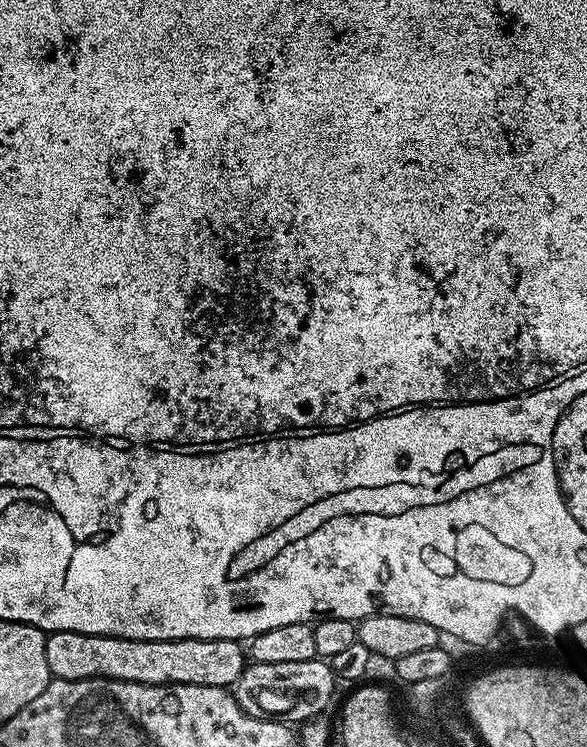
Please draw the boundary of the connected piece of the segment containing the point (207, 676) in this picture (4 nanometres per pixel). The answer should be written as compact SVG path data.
M53 632L46 639L46 662L48 671L55 679L58 680L95 680L98 676L105 676L107 680L125 680L126 682L138 682L139 684L197 684L198 686L218 686L219 688L228 688L239 681L240 676L244 673L246 667L246 652L239 640L123 640L117 636L87 636L77 632Z

